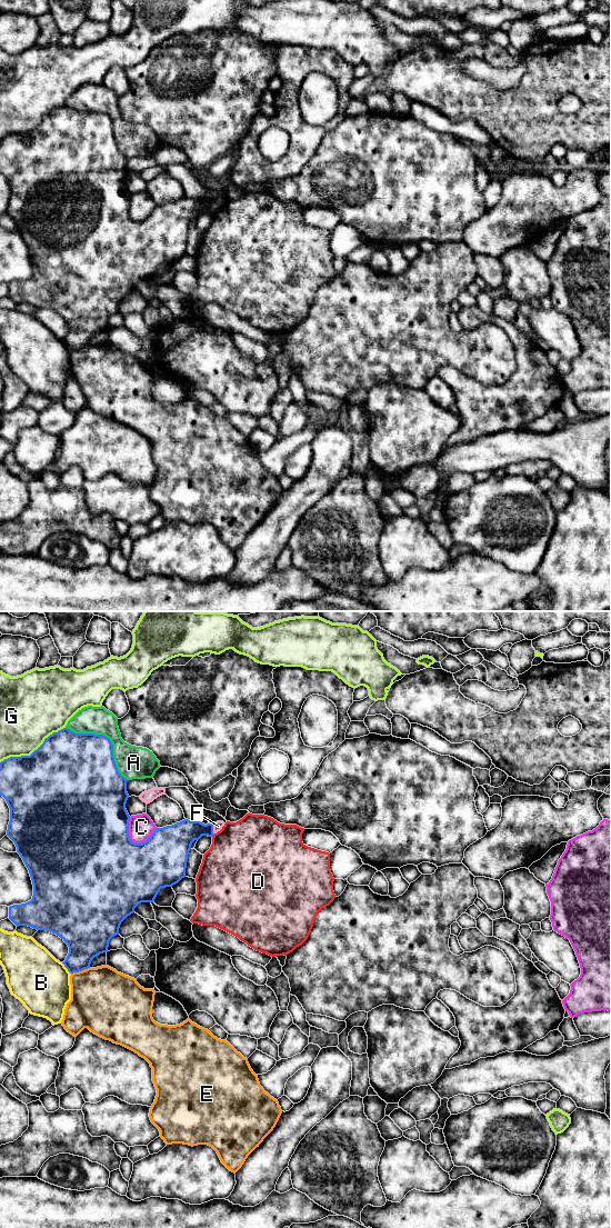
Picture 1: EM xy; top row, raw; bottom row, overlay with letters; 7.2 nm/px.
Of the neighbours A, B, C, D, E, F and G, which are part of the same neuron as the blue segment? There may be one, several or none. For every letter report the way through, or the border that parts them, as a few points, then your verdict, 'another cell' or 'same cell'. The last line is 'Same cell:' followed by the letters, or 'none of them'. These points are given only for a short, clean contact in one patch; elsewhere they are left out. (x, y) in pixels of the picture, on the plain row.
A: another cell
B: border along xy (61, 340), (70, 351); another cell
C: another cell
D: border along xy (214, 211), (212, 215); another cell
E: another cell
F: border along xy (212, 201), (213, 211); another cell
G: another cell
Same cell: none of them

